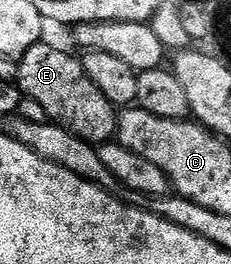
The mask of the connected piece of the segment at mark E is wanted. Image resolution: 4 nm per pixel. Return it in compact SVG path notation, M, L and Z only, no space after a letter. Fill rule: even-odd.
M39 42L32 45L18 60L16 85L23 97L40 102L40 106L44 106L44 114L51 124L59 124L61 128L76 134L81 140L86 140L95 146L113 141L118 131L119 109L112 102L108 102L108 98L104 98L104 94L100 94L98 87L93 84L92 78L88 78L88 74L84 74L84 66L77 55L73 56L72 53L65 52L64 49L57 48L54 44L46 43Z

